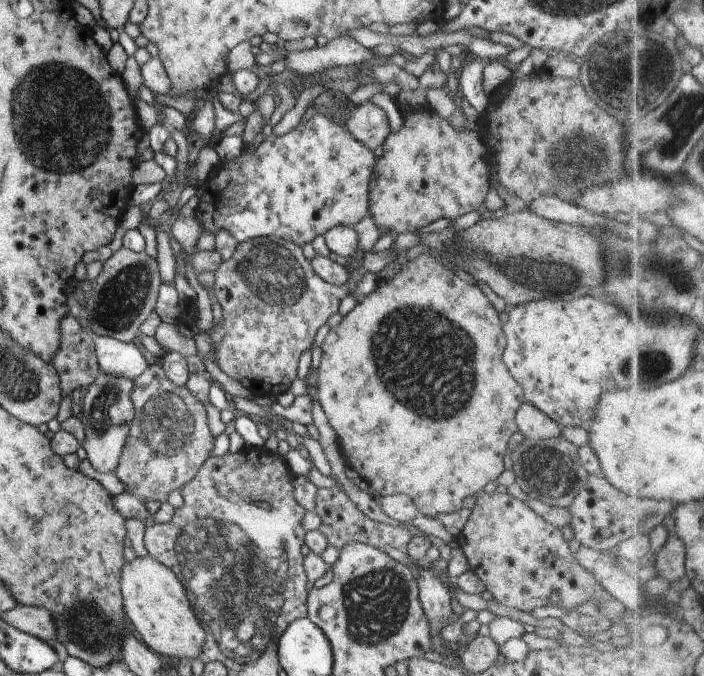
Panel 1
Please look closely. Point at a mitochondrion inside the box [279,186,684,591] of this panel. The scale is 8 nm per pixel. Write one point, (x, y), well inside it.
(427, 363)

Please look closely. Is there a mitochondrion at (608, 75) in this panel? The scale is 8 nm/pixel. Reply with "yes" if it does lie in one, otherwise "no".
yes

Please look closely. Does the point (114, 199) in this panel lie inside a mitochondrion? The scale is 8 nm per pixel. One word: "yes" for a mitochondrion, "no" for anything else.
no

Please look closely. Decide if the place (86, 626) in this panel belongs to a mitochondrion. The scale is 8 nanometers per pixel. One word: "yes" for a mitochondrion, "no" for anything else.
yes

